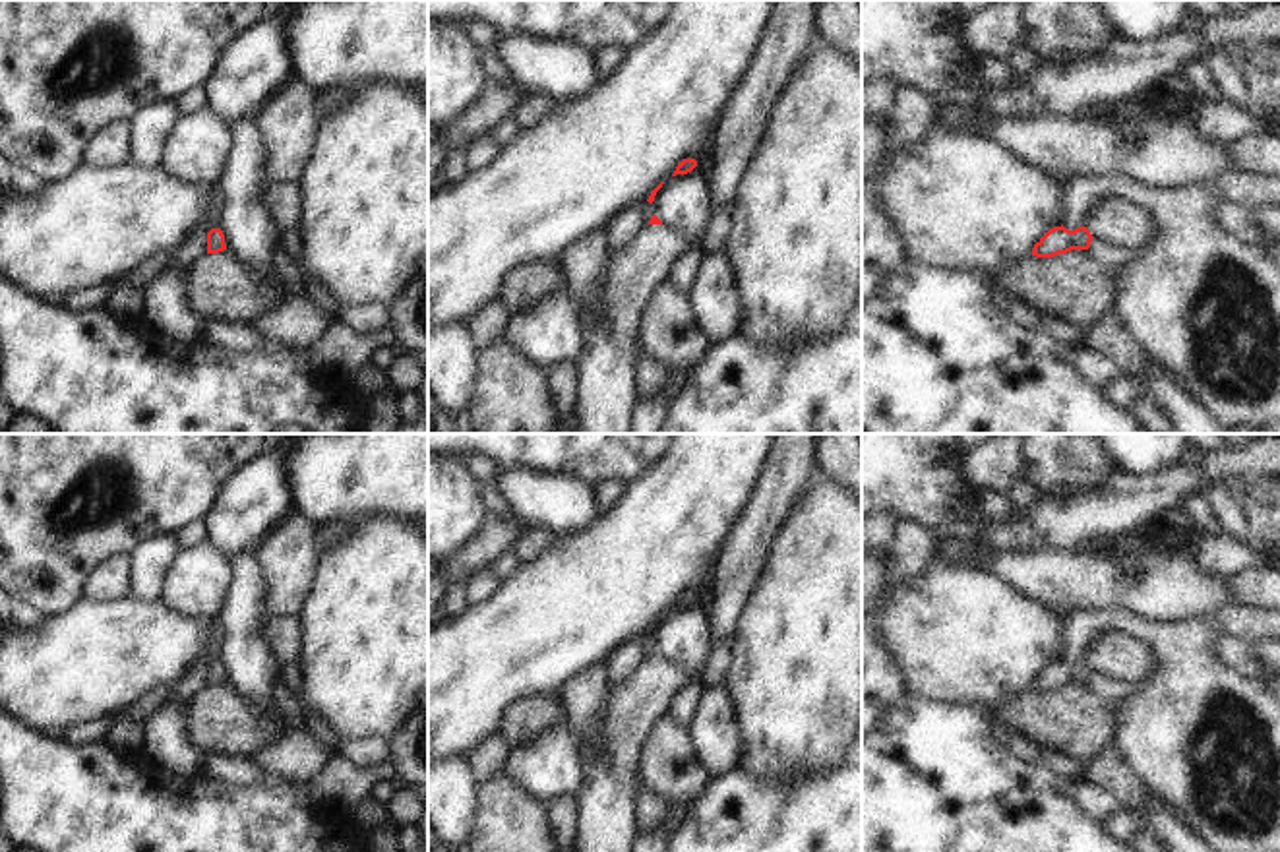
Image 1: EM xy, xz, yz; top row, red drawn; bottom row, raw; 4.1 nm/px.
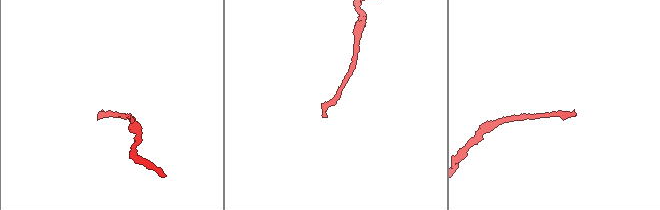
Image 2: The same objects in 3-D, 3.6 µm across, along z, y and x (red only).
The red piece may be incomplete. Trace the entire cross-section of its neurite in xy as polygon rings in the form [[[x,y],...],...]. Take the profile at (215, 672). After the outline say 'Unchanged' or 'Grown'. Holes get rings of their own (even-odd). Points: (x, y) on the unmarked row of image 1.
[[[213,620],[215,624],[215,635],[211,639],[211,649],[209,649],[209,656],[207,656],[207,687],[219,687],[223,684],[227,684],[227,678],[225,678],[225,668],[223,664],[219,662],[219,654],[221,654],[221,625]]]. Grown.

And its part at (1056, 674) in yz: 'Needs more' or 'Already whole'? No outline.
Needs more.

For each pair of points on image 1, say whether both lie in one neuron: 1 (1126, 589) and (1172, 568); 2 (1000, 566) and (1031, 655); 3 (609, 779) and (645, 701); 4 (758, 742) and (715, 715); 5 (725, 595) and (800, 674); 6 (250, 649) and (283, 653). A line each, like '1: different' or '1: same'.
1: same
2: different
3: same
4: different
5: different
6: different

